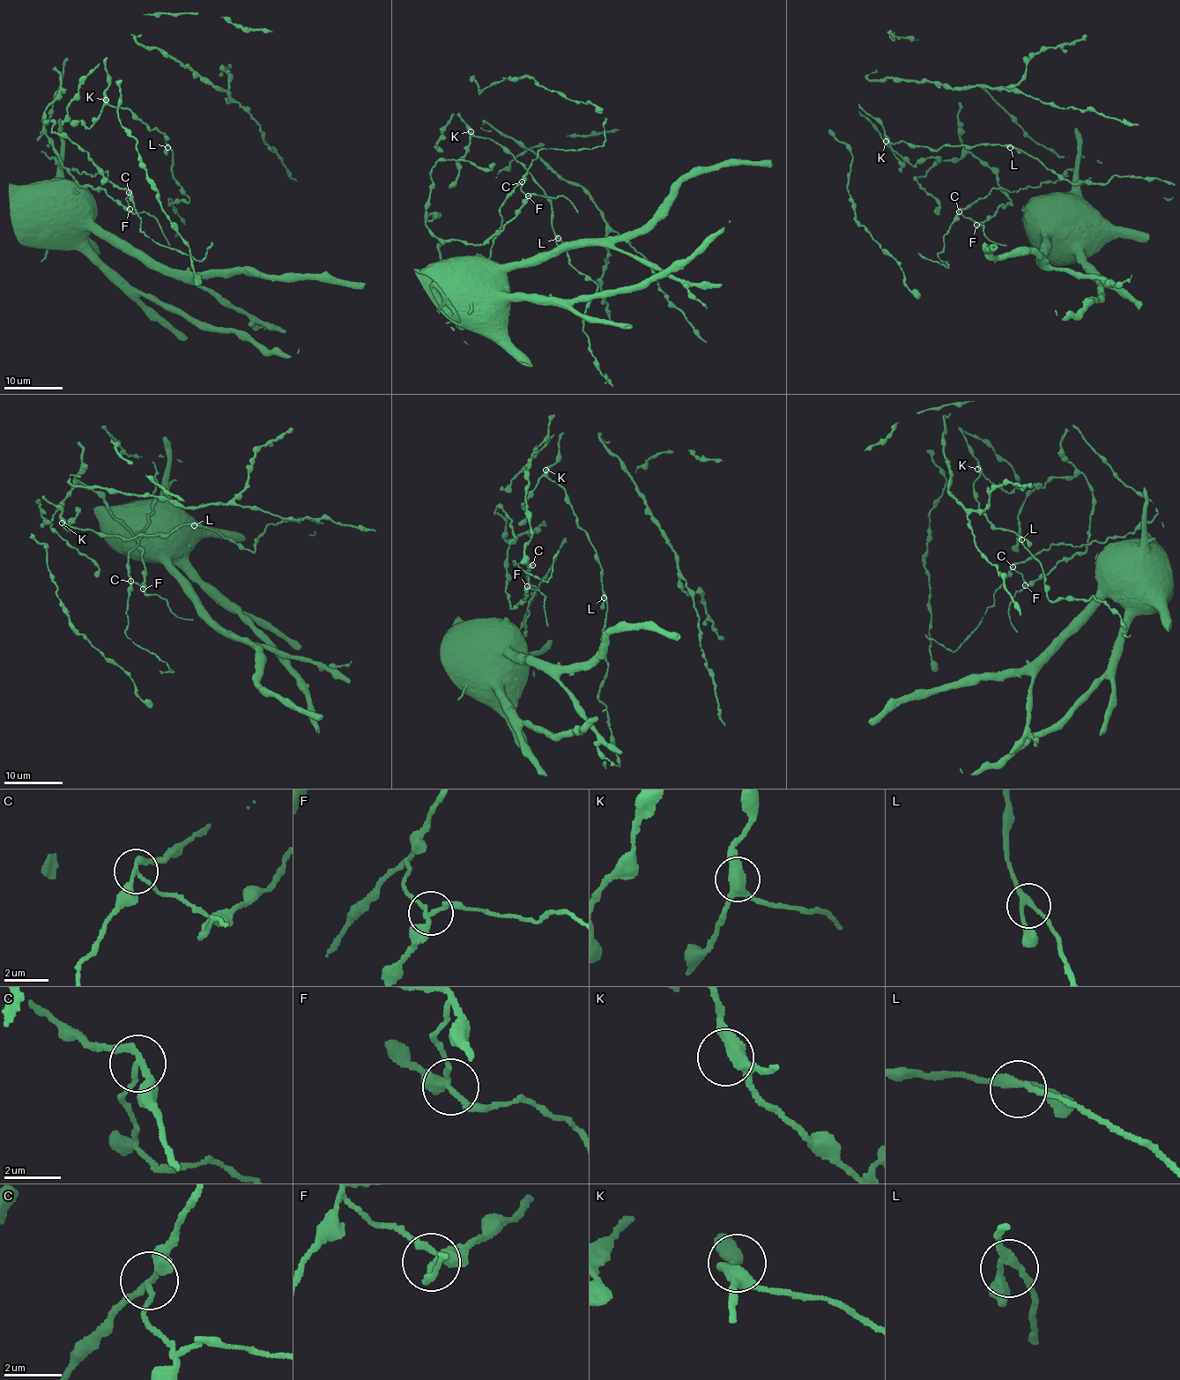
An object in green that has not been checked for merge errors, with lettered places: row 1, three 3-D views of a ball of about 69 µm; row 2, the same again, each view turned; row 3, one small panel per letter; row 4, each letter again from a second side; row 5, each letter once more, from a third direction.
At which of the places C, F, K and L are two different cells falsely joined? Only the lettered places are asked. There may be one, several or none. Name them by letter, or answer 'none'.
C, F

